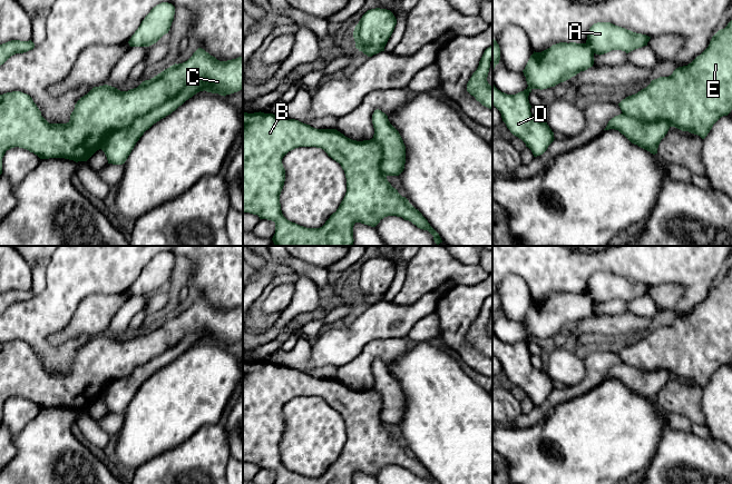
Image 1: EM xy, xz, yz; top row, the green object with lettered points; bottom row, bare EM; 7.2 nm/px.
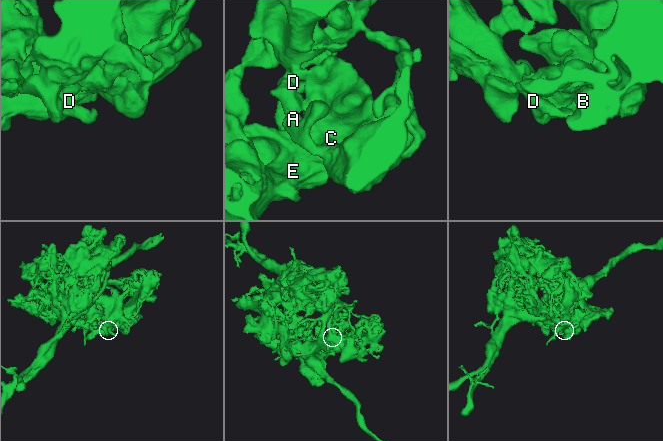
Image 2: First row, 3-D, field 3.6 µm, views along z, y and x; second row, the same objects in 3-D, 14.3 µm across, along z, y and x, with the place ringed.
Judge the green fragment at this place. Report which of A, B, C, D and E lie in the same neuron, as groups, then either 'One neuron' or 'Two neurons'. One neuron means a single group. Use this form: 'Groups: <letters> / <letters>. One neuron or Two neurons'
Groups: A B C E / D. Two neurons

